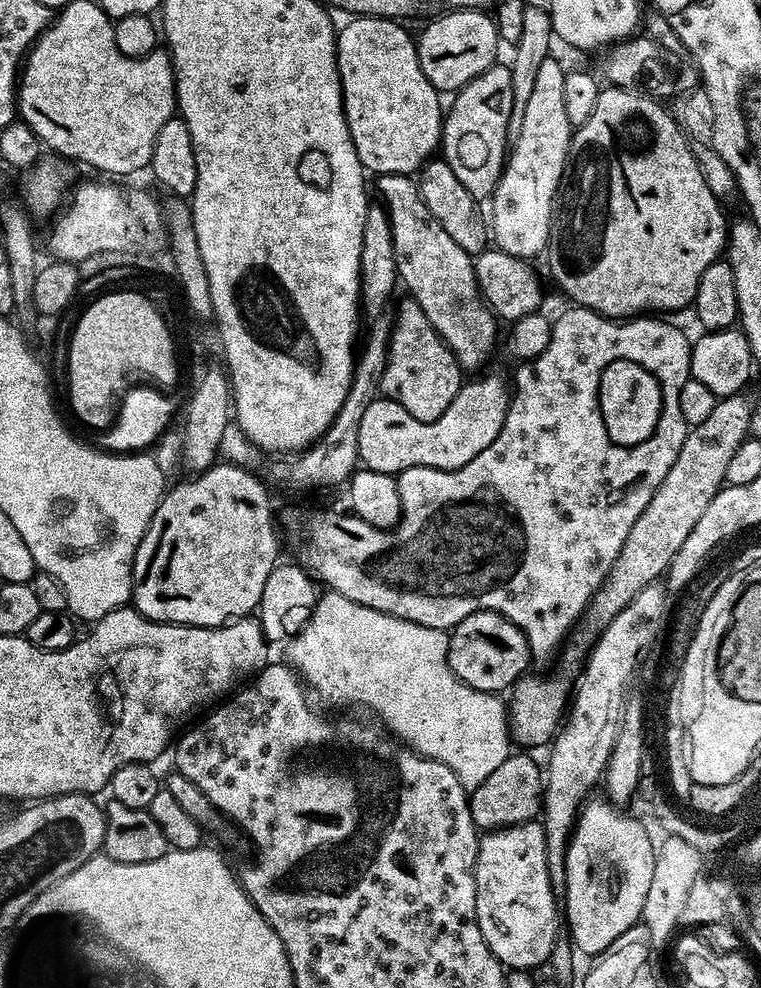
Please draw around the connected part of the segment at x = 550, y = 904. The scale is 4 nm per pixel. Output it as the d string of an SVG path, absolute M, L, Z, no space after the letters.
M529 822L526 824L515 824L509 828L498 828L488 830L479 837L476 846L476 917L478 926L482 930L482 938L486 946L495 954L501 965L508 970L536 970L539 964L549 963L552 947L558 939L556 933L556 908L558 912L558 896L552 887L552 879L548 873L548 863L546 862L546 844L544 842L544 825L540 822Z

